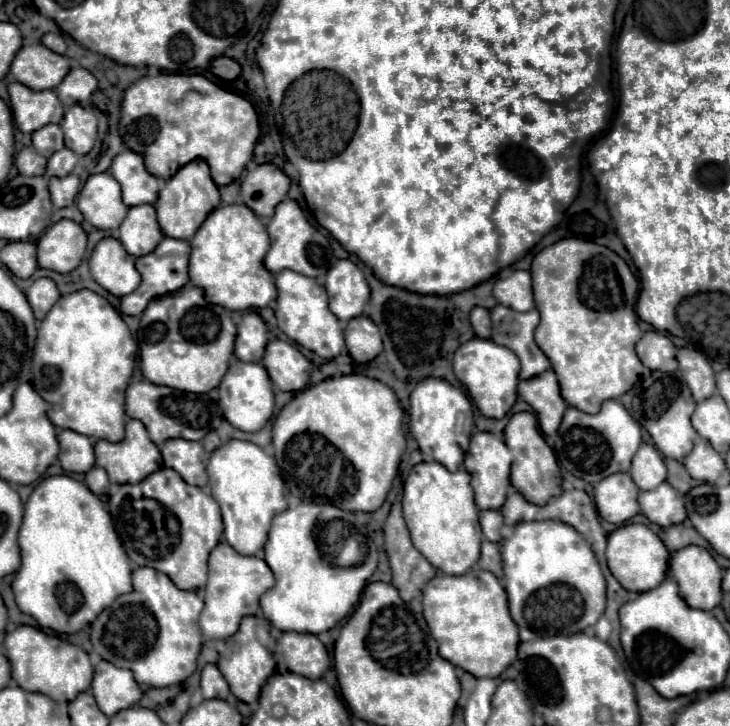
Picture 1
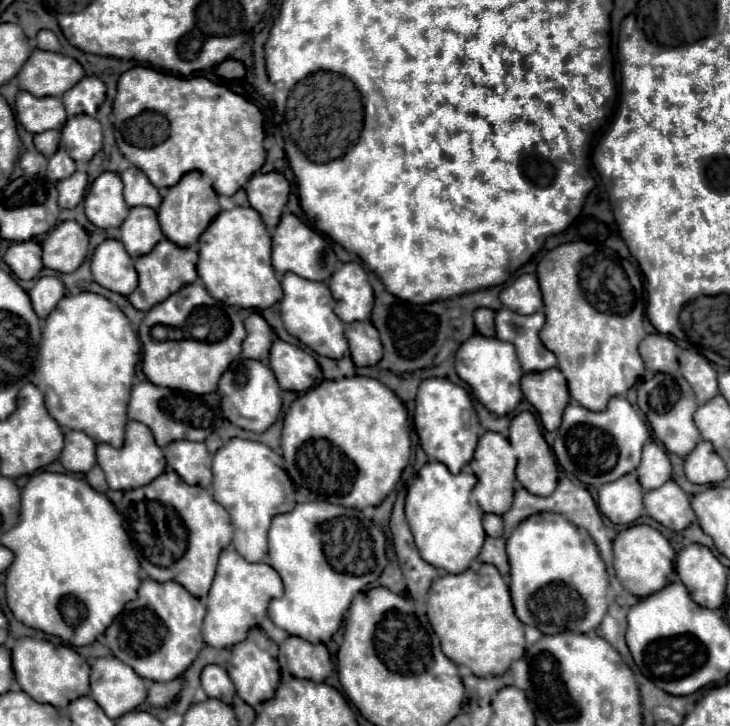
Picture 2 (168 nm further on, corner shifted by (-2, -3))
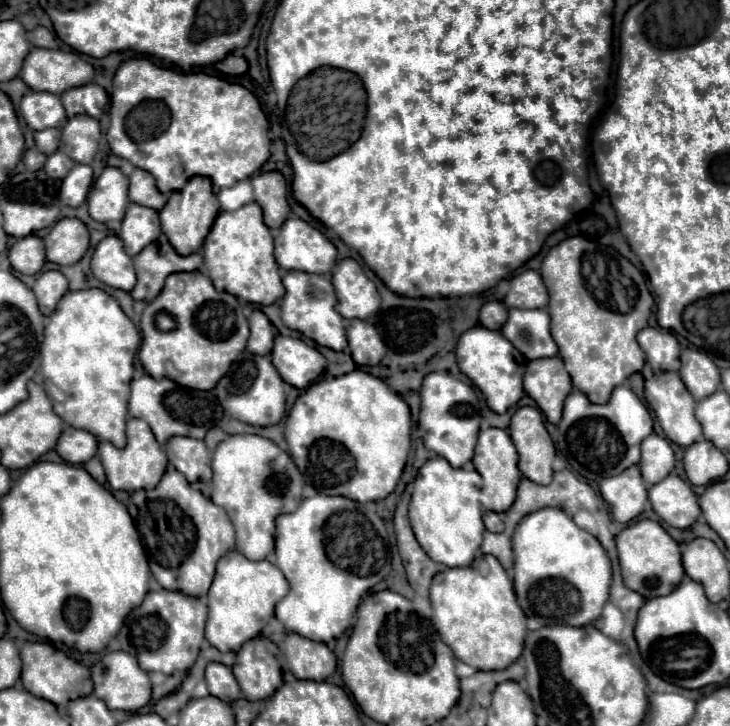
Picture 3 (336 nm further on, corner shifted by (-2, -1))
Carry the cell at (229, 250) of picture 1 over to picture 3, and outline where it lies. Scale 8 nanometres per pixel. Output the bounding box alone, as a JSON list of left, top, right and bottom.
[204,202,284,304]

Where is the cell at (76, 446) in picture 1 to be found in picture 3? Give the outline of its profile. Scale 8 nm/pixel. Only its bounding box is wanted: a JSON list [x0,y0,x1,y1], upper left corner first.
[56,426,98,464]

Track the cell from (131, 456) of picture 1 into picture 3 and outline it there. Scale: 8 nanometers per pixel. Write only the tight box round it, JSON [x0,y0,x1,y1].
[98,418,168,492]

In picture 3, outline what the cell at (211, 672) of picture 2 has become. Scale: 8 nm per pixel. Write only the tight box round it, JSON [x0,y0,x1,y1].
[206,662,240,702]

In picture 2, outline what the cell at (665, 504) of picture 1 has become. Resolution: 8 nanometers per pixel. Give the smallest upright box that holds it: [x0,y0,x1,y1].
[644,482,696,530]

